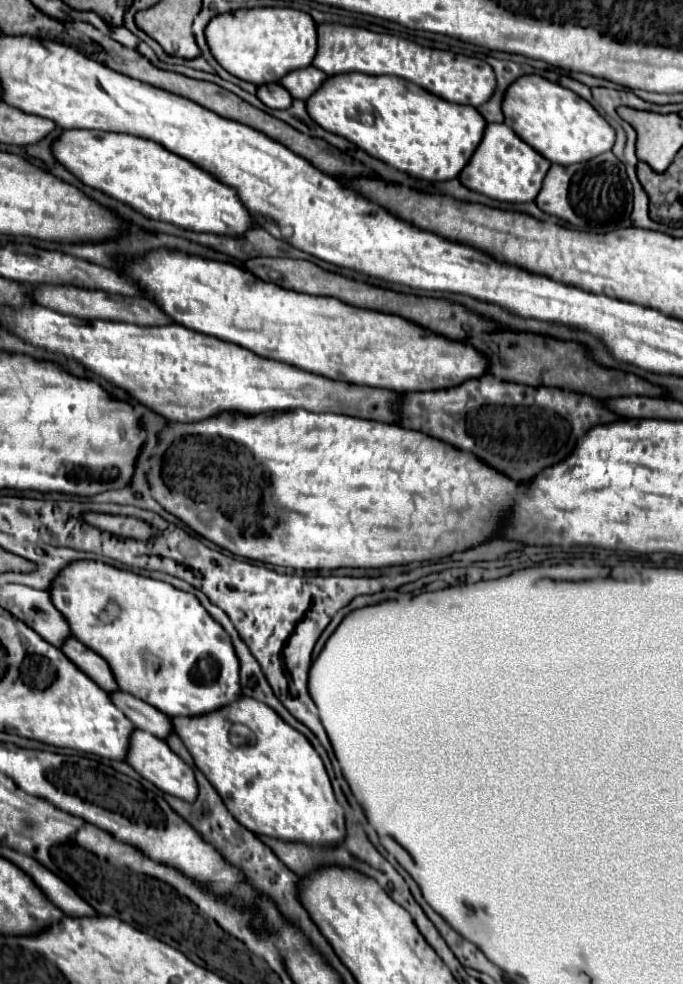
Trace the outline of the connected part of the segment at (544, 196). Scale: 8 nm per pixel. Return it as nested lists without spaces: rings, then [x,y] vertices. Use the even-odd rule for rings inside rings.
[[[607,151],[585,163],[575,163],[569,167],[551,165],[535,203],[541,211],[563,219],[577,229],[605,233],[631,227],[633,189],[627,179],[625,165],[611,151]]]

